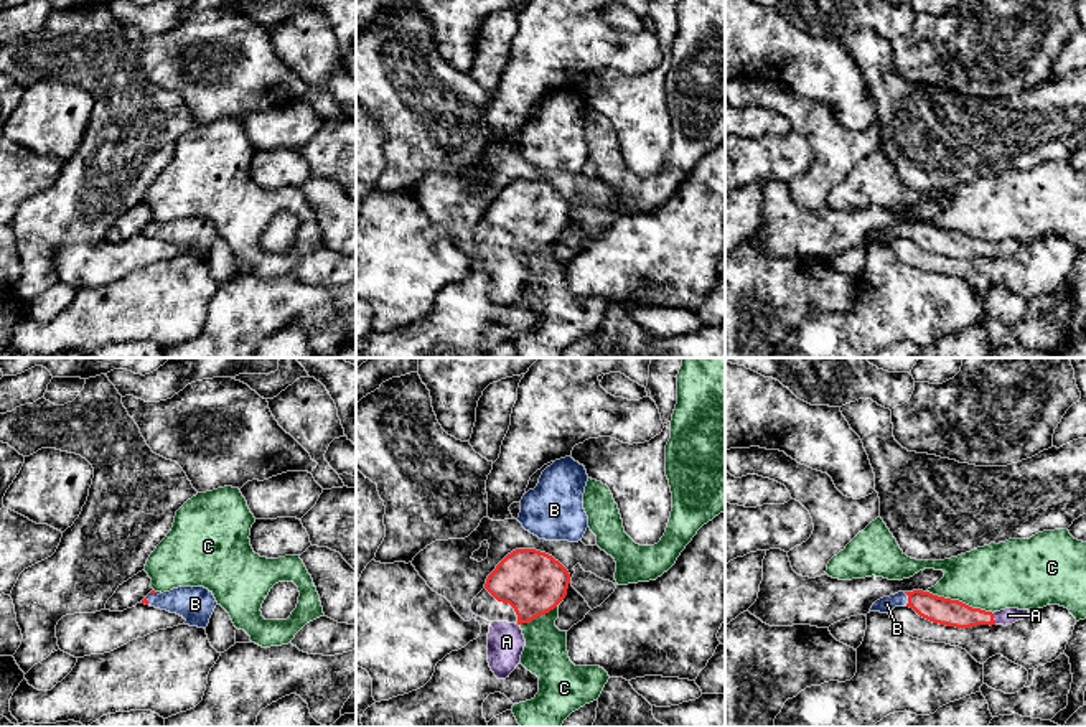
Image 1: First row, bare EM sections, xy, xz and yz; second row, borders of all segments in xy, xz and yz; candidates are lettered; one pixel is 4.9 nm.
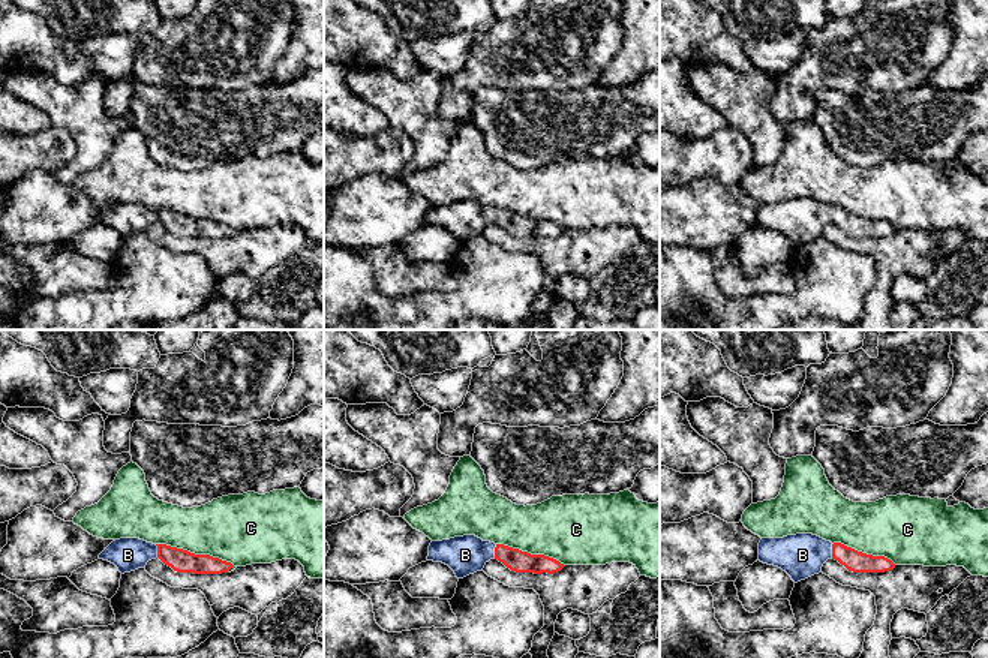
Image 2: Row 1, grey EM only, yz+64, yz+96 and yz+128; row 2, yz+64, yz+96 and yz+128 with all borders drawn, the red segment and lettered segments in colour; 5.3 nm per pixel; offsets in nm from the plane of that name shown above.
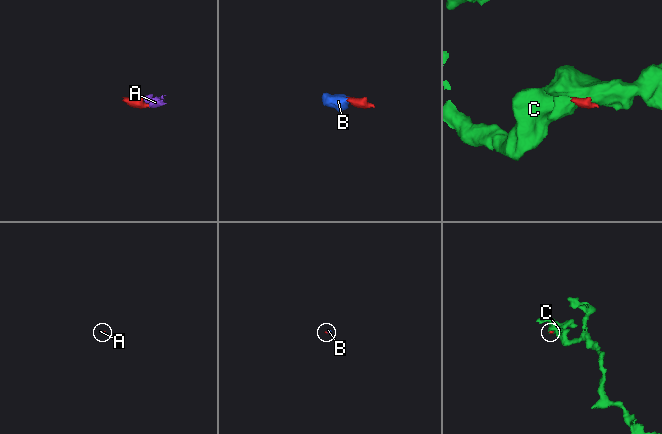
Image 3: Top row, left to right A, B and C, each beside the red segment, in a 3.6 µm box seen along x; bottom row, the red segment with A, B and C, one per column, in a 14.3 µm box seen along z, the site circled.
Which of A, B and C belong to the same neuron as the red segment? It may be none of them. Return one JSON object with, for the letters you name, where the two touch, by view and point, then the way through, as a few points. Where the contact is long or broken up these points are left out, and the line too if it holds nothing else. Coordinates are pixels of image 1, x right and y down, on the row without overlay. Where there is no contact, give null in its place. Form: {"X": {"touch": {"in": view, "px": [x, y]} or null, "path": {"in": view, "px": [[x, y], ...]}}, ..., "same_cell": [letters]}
{"A": {"touch": {"in": "yz", "px": [992, 249]}}, "B": {"touch": {"in": "yz", "px": [908, 229]}, "path": {"in": "yz", "px": [[941, 241], [917, 229], [908, 229], [887, 234]]}}, "same_cell": ["A", "B"]}

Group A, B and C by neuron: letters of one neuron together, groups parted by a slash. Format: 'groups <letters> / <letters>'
groups A B / C

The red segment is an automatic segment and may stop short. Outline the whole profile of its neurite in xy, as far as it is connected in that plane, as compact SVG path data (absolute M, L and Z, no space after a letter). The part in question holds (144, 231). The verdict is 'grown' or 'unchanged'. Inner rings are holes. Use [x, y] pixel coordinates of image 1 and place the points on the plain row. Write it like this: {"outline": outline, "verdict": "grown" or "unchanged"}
{"outline": "M178 218L170 223L152 221L142 234L183 247L185 256L206 259L218 236L204 218Z", "verdict": "grown"}

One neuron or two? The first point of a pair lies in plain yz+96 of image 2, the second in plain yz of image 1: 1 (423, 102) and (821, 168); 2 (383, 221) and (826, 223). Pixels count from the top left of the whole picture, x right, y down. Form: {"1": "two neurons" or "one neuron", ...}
{"1": "one neuron", "2": "one neuron"}

